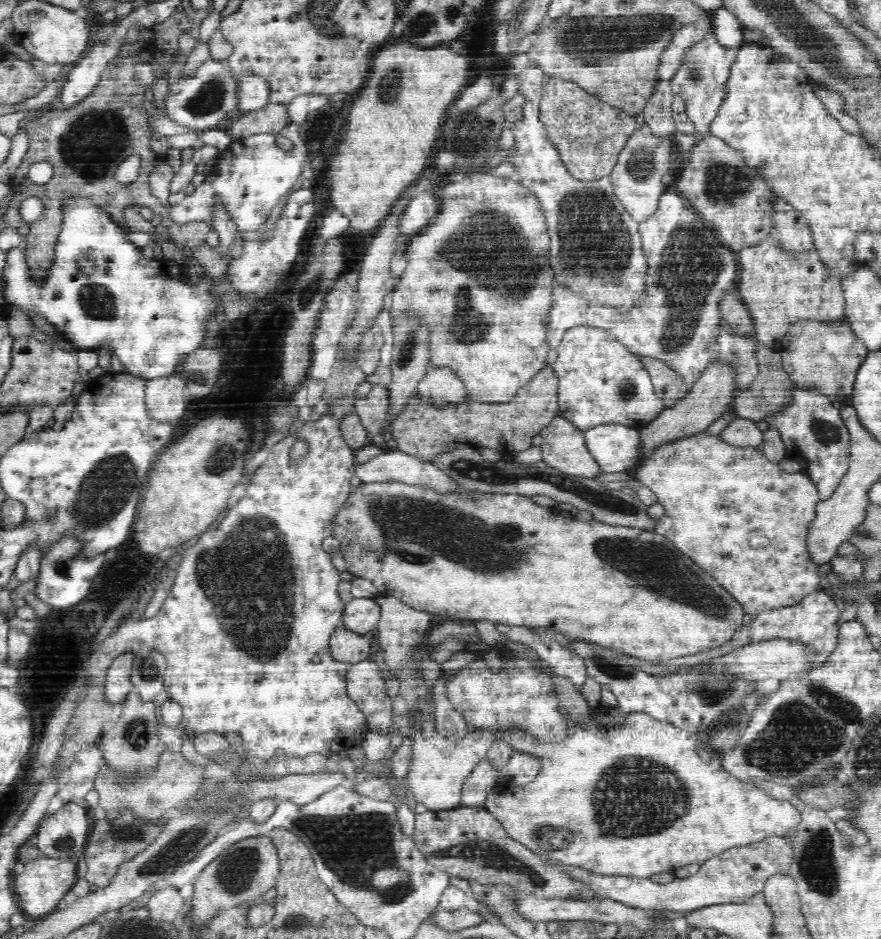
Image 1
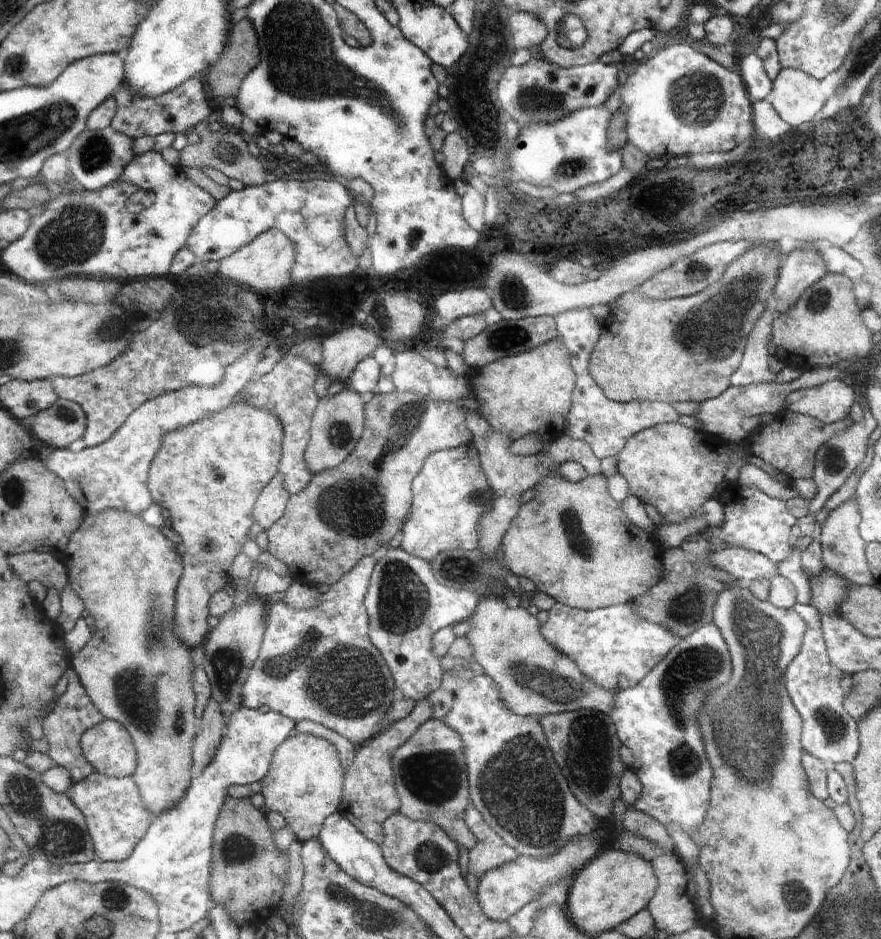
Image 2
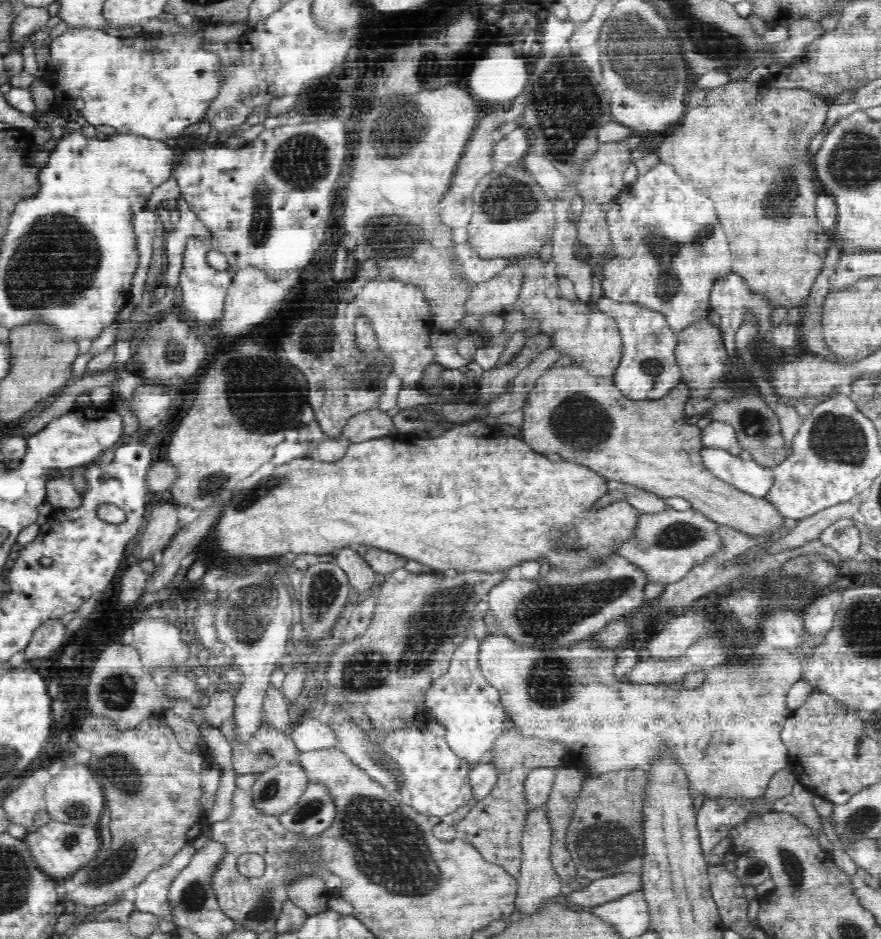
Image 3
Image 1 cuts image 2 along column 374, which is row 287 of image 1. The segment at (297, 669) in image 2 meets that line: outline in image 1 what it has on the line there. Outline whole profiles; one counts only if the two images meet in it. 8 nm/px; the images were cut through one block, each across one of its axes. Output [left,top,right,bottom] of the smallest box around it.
[547,188,738,385]

